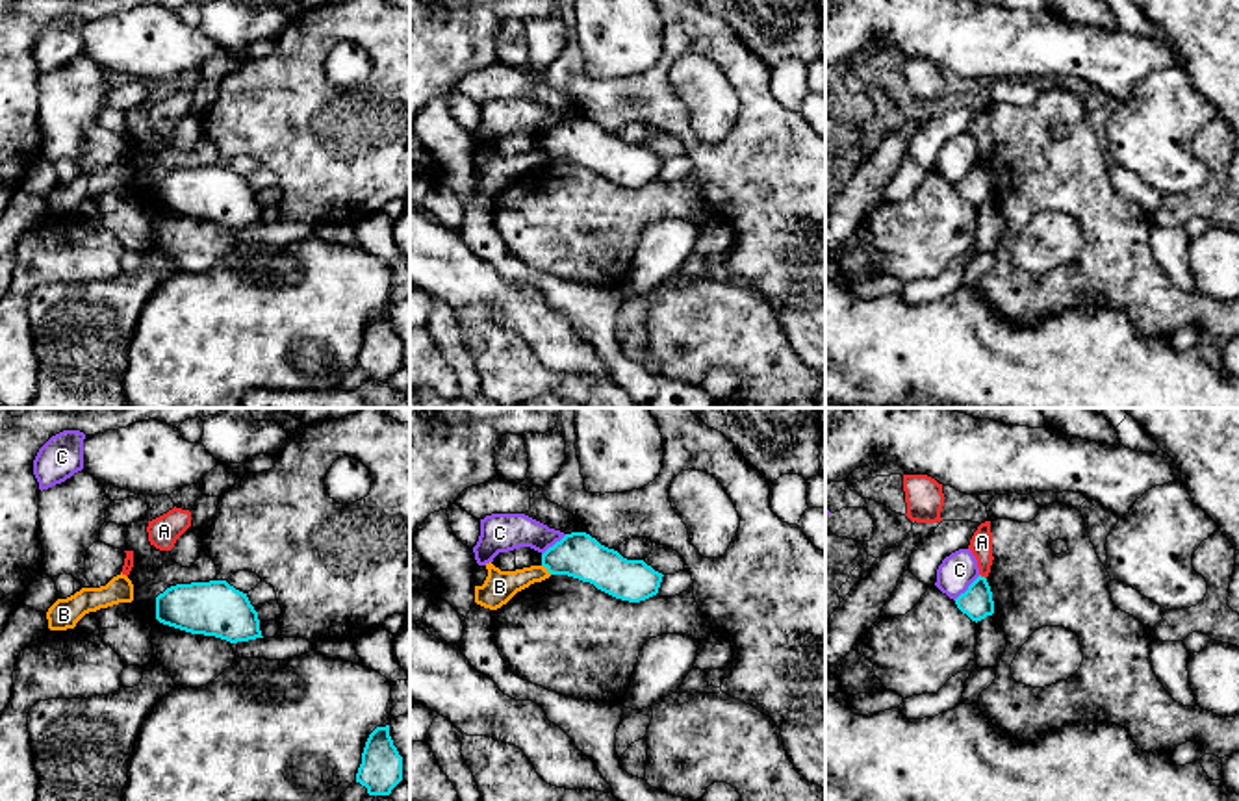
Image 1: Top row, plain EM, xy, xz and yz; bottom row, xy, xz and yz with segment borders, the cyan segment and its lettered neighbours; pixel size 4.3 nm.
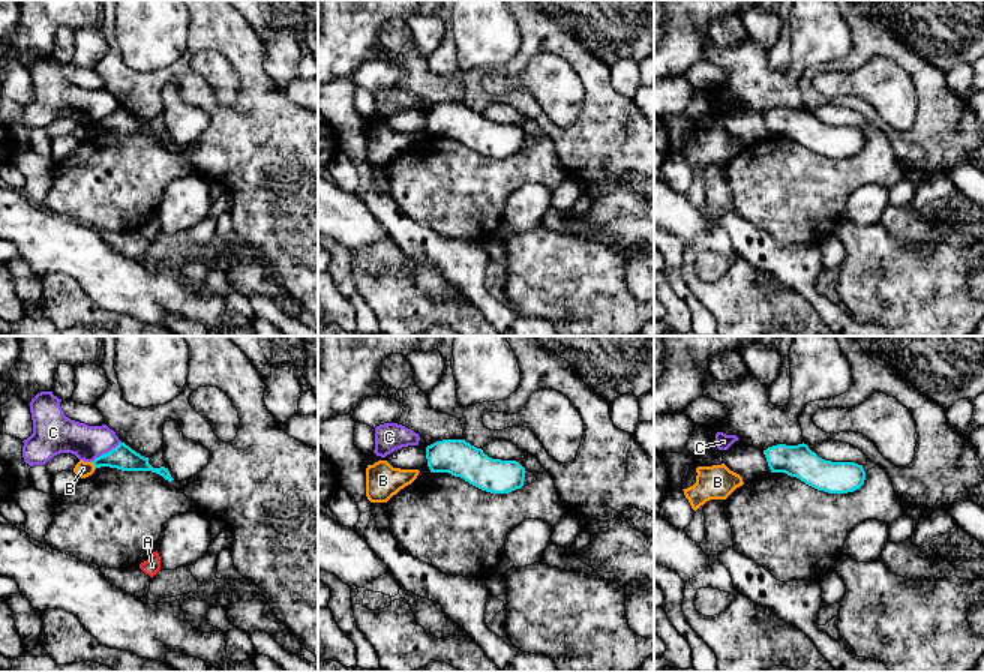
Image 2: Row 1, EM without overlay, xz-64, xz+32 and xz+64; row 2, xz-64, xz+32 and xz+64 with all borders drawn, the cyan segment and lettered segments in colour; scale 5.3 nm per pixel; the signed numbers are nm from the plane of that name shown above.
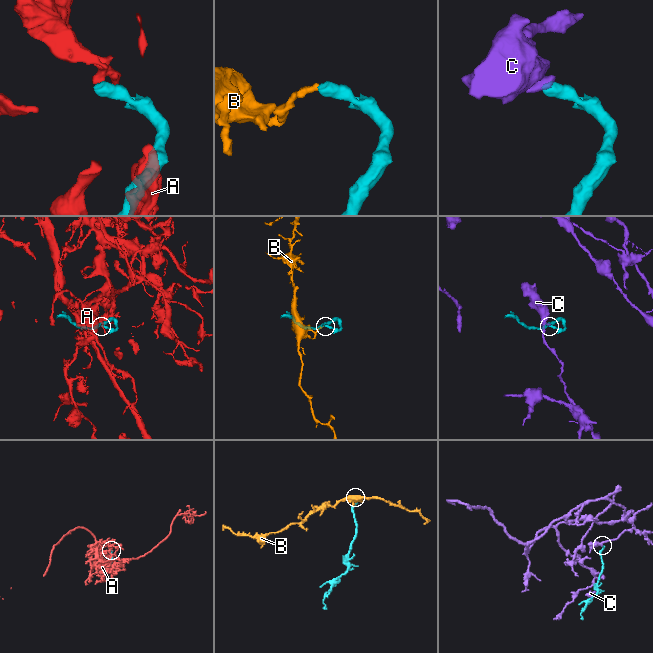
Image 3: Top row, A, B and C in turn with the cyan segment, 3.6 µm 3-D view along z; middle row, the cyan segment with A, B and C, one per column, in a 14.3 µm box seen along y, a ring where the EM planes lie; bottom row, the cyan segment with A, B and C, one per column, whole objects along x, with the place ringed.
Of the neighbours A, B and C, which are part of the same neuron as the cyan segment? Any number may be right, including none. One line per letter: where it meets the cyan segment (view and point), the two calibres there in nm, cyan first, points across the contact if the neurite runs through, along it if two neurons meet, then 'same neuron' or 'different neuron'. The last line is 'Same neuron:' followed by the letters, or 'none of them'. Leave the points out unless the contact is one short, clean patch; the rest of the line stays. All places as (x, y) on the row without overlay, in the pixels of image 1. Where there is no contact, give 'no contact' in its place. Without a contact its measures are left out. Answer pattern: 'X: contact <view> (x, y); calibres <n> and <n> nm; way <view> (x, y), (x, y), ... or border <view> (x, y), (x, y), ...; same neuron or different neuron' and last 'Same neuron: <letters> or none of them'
A: contact yz (983, 162); calibres 140 and 100 nm; different neuron
B: contact xz (548, 154); calibres 200 and 140 nm; border xz (542, 149), (551, 158); different neuron
C: contact yz (969, 173); calibres 140 and 160 nm; border yz (980, 160), (954, 184); different neuron
Same neuron: none of them

